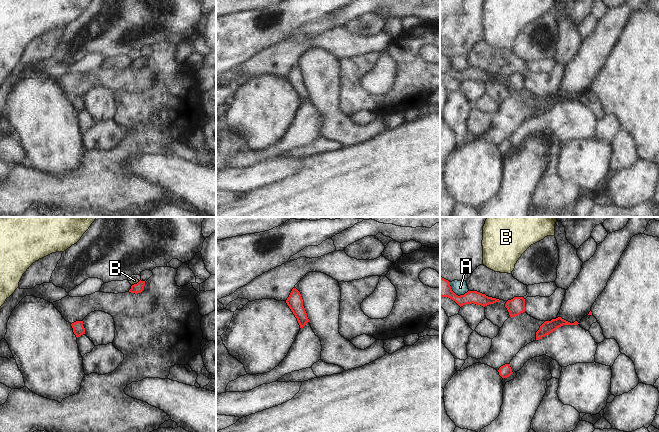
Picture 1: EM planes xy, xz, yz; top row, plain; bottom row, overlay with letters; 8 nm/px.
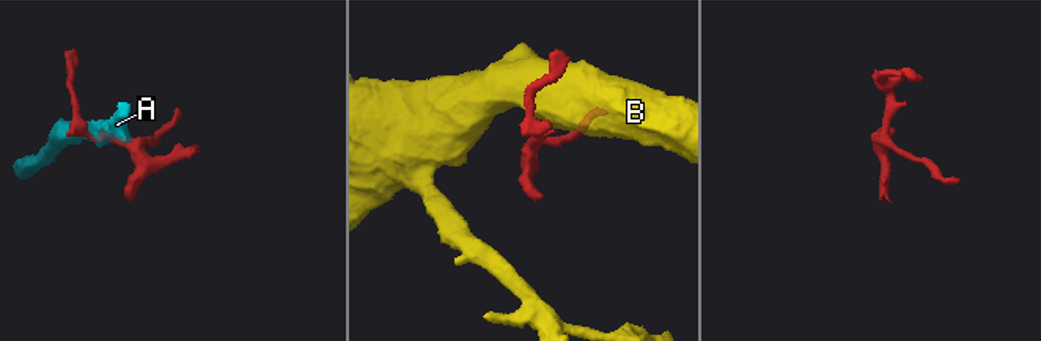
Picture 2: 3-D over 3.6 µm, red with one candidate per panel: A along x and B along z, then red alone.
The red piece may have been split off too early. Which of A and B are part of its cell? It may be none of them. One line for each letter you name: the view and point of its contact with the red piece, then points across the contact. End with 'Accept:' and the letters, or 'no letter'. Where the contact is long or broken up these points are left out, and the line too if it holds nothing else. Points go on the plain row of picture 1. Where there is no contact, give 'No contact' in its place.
Accept: no letter.

